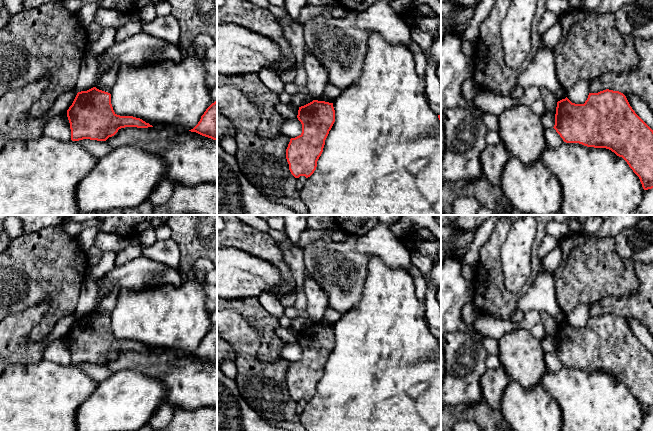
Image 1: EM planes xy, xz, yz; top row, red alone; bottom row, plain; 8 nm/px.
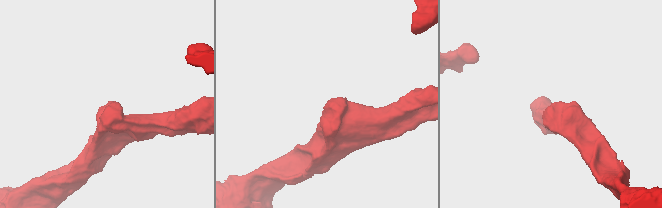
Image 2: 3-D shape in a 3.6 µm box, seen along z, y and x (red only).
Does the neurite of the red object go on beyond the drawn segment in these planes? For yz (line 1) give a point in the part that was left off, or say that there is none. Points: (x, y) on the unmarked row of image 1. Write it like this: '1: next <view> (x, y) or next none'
1: next none

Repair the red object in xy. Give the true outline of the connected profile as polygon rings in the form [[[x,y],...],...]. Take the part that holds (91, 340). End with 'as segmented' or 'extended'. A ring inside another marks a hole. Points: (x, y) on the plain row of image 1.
[[[93,311],[78,316],[67,334],[71,364],[106,365],[125,351],[153,351],[140,342],[117,339],[111,328],[111,318]]]; as segmented

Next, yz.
[[[613,314],[589,317],[584,328],[572,327],[567,321],[557,326],[553,351],[566,367],[579,367],[587,371],[606,372],[622,381],[639,401],[644,414],[653,412],[653,354],[635,337],[626,320]]]; as segmented

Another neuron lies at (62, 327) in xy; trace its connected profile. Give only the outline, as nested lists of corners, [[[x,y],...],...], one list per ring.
[[[76,314],[63,317],[55,324],[53,330],[48,334],[47,337],[44,338],[42,343],[48,346],[54,343],[56,340],[62,338],[64,335],[67,335],[72,329],[77,317],[78,316]]]

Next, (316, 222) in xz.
[[[310,215],[307,219],[307,228],[313,230],[327,230],[337,226],[334,215]]]

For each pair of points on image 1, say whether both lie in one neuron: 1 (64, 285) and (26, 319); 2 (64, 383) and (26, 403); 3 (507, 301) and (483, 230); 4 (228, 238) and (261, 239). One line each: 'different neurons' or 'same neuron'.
1: different neurons
2: same neuron
3: different neurons
4: same neuron

